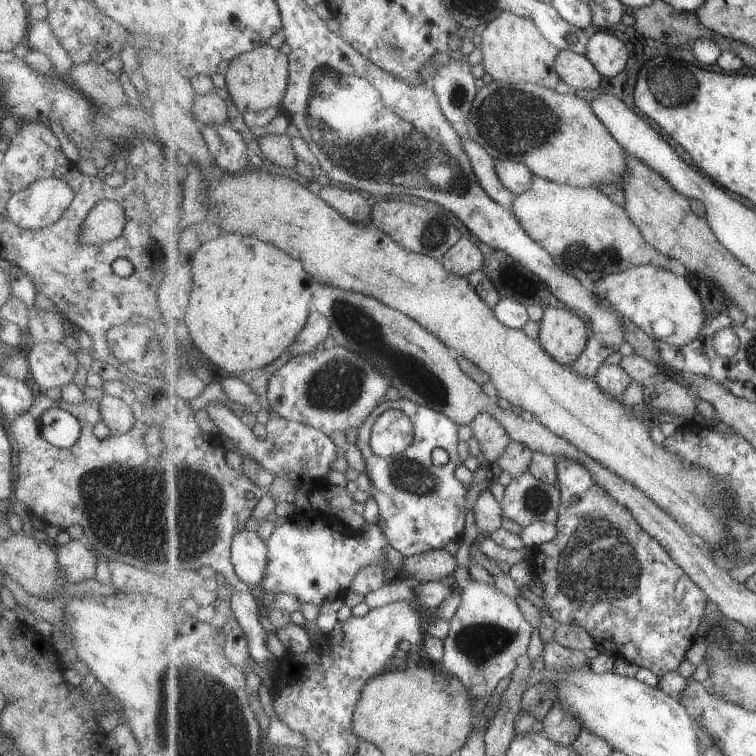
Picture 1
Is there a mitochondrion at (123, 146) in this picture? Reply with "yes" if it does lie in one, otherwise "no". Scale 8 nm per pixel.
no

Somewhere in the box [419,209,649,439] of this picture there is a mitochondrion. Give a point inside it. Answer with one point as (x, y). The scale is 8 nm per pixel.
(577, 256)

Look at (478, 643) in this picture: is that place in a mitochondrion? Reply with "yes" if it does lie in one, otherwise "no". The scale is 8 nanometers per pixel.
yes

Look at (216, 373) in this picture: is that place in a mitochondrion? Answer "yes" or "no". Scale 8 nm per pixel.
no

